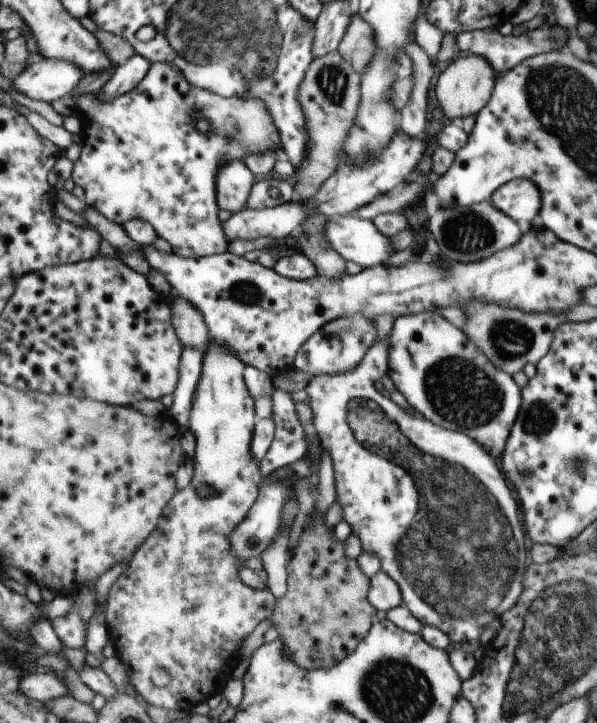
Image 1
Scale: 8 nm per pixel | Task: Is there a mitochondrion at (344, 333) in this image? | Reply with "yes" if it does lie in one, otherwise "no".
yes

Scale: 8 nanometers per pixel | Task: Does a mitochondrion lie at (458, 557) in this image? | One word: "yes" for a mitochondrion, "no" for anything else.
yes

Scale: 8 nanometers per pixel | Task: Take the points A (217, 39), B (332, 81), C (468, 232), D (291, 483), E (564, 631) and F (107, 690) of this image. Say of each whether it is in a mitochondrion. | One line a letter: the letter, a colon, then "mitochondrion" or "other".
A: mitochondrion
B: mitochondrion
C: mitochondrion
D: other
E: mitochondrion
F: other

